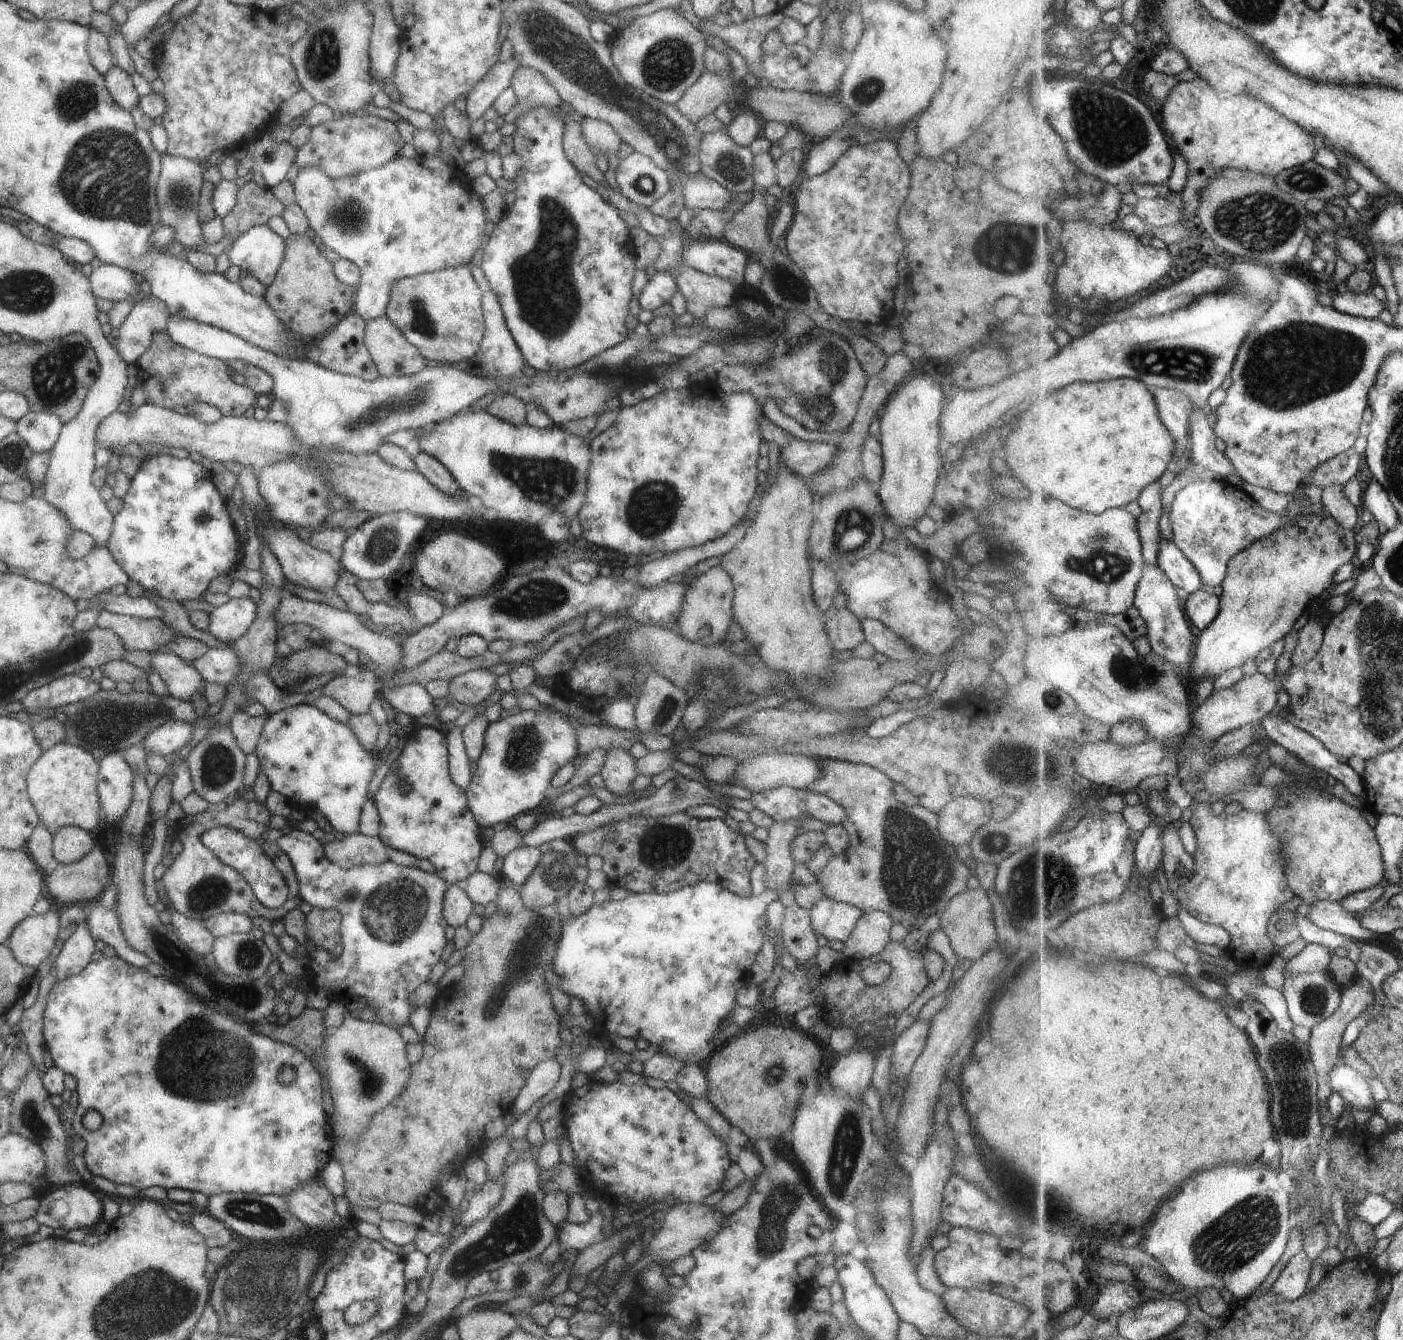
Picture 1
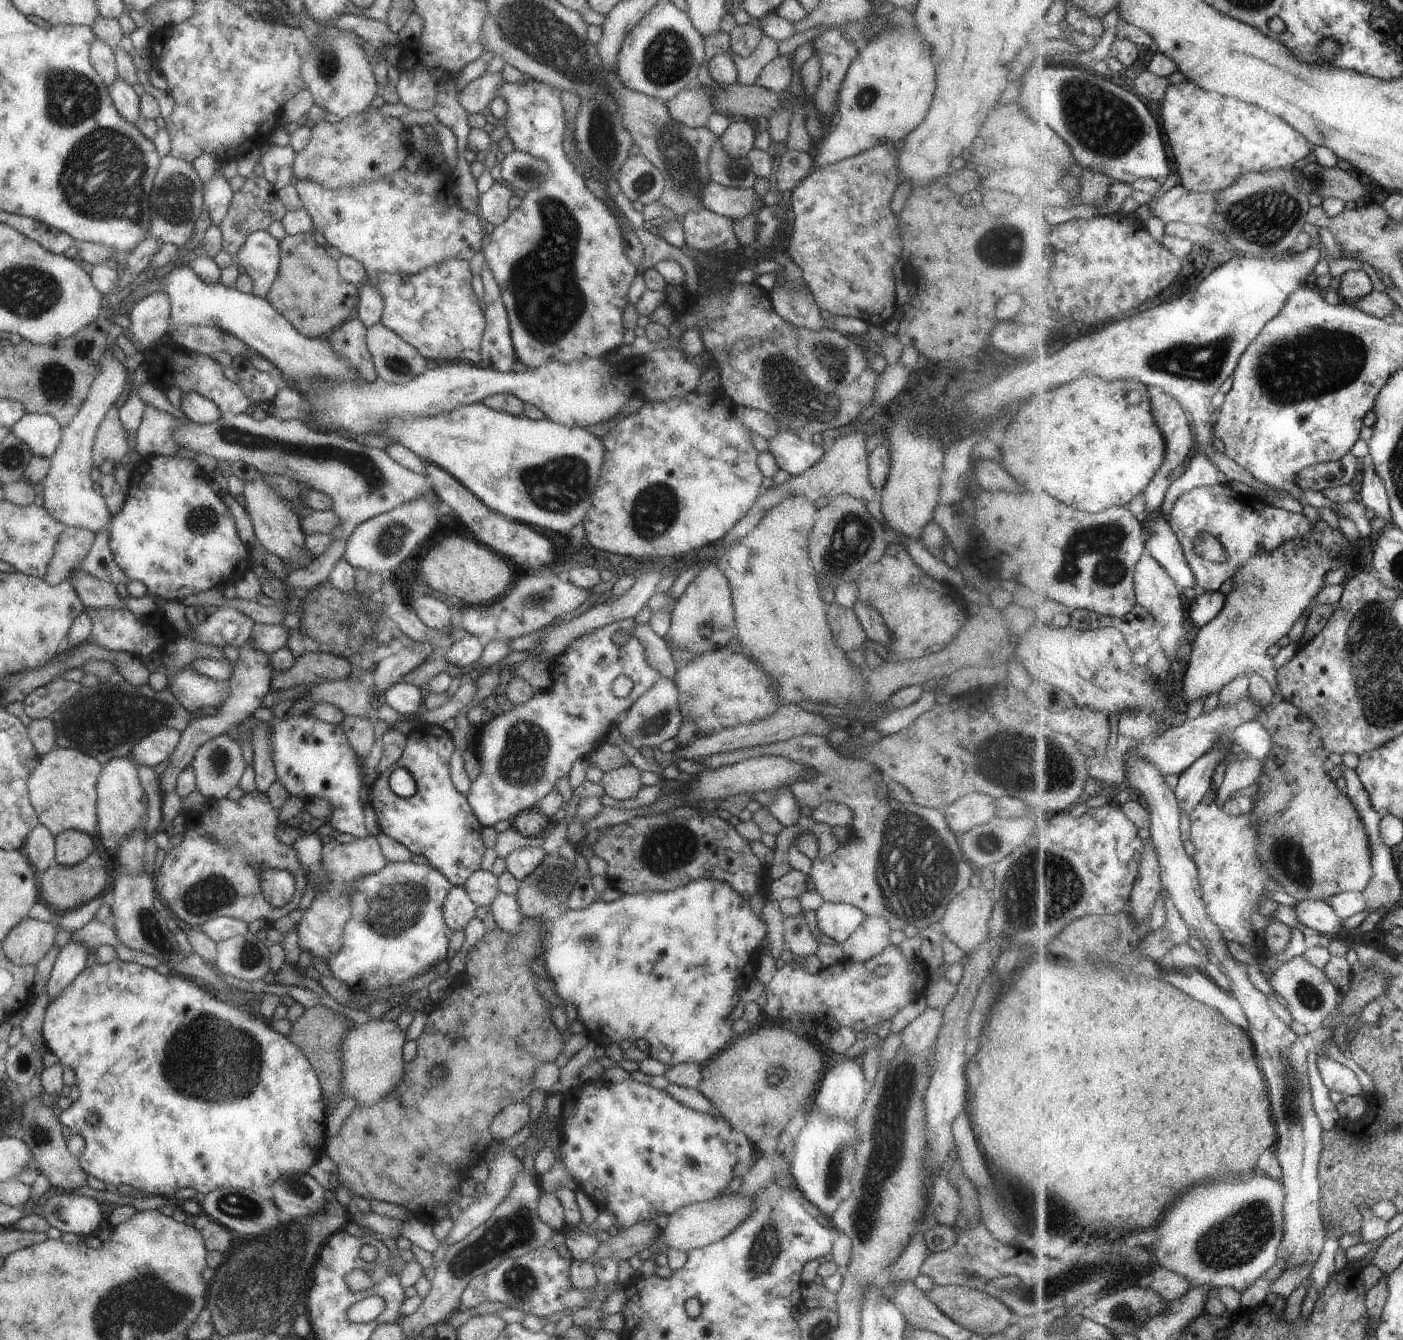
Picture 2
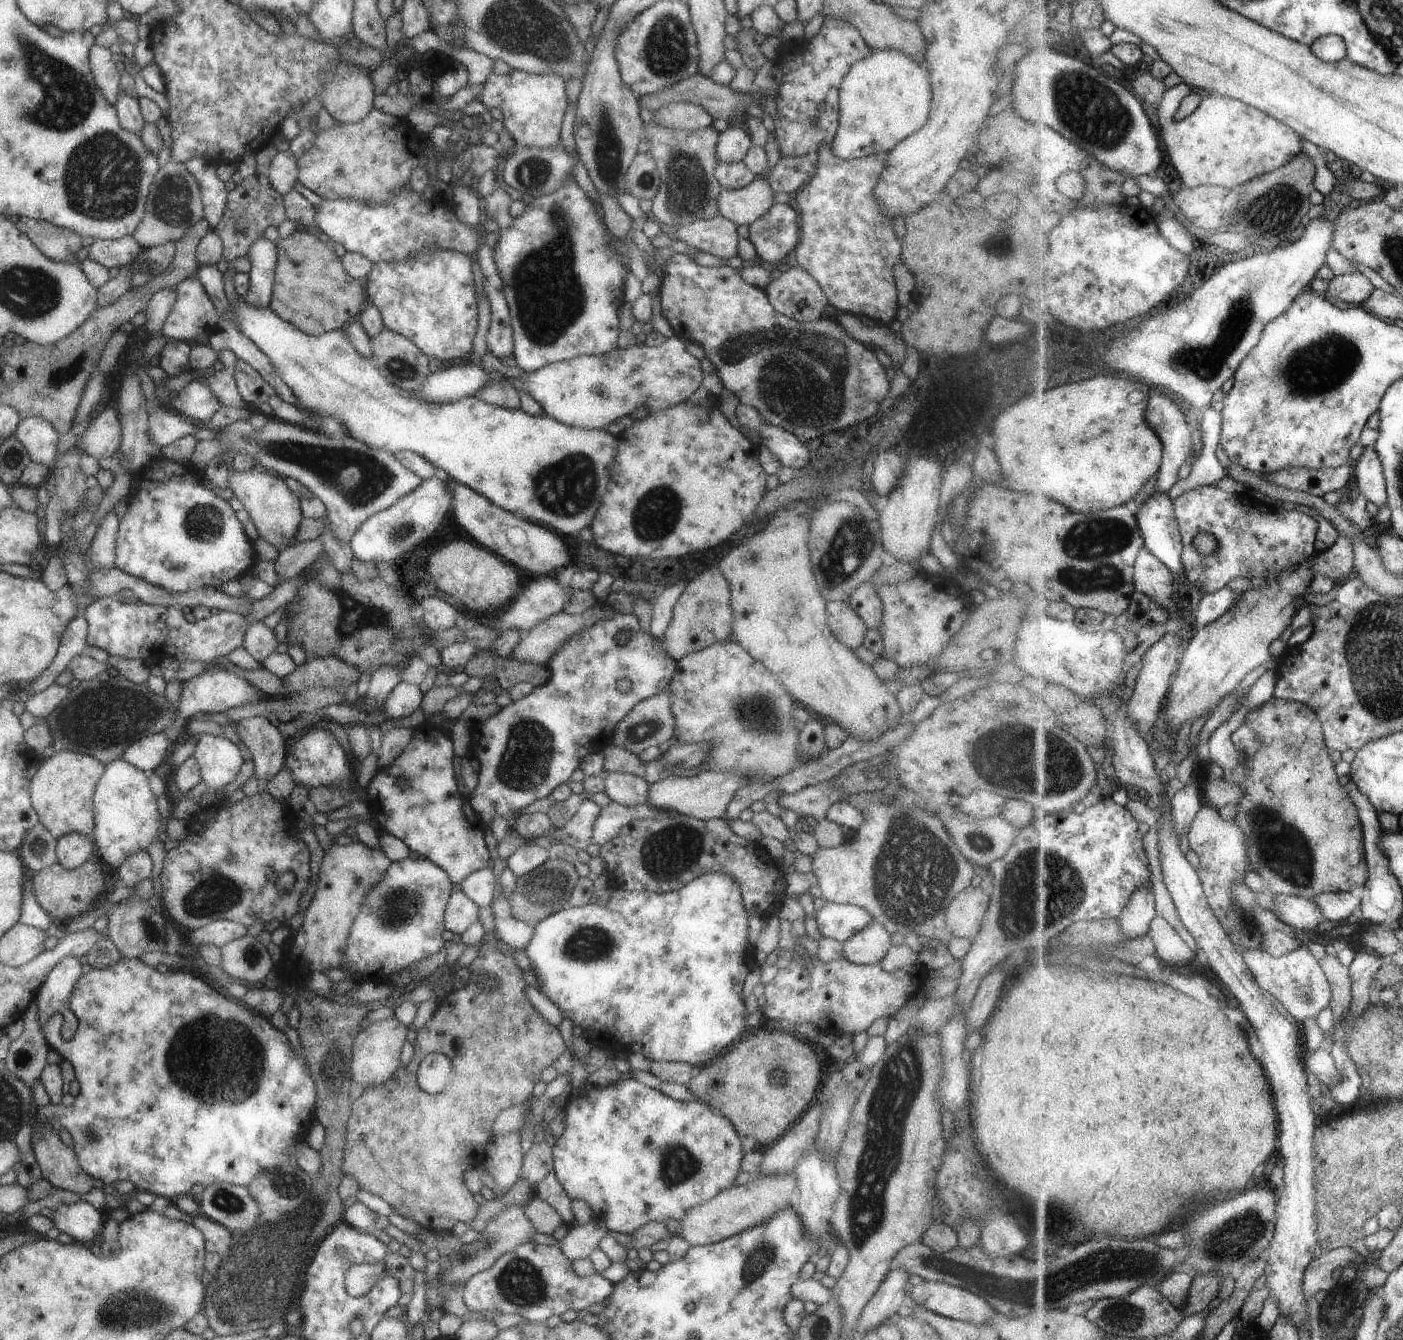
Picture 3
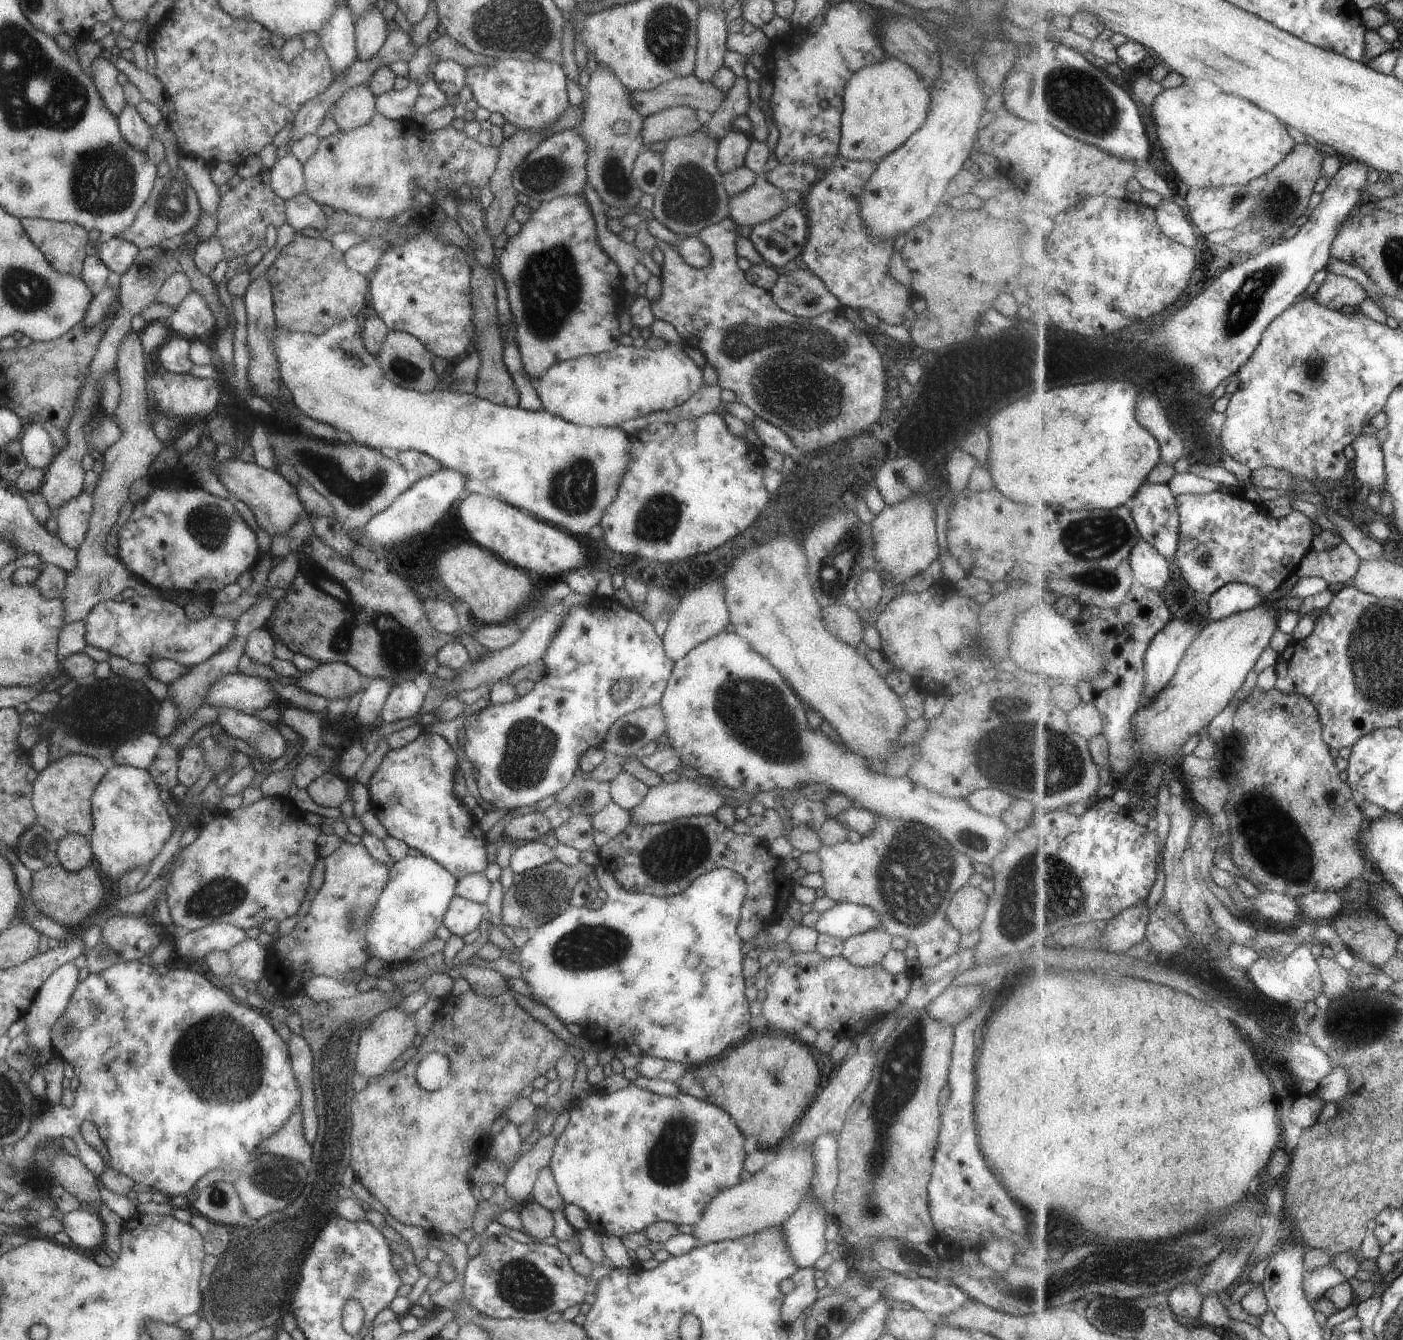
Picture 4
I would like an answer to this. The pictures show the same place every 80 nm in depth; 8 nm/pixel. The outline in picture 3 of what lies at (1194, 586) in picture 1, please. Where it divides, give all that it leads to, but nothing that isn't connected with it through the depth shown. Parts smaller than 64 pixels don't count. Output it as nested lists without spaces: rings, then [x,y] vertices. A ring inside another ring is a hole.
[[[1168,492],[1153,494],[1145,504],[1133,506],[1145,547],[1181,579],[1185,579],[1183,540]]]

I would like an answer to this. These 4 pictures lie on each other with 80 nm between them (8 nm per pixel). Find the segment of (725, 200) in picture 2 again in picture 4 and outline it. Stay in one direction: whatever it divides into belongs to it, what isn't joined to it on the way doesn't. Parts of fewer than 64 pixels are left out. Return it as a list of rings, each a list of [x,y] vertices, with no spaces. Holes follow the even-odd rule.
[[[763,171],[756,176],[749,188],[735,196],[727,196],[727,217],[735,226],[755,226],[777,216],[787,202],[781,190],[773,188],[763,178]]]

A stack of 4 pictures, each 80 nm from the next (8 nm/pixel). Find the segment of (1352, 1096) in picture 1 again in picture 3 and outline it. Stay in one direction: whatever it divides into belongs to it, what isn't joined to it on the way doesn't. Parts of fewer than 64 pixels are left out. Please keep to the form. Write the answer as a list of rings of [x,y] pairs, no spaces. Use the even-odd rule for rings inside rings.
[[[1325,1045],[1319,1046],[1314,1052],[1305,1053],[1305,1066],[1308,1072],[1313,1073],[1327,1087],[1339,1086],[1339,1082],[1347,1078],[1343,1072],[1339,1072],[1331,1049],[1326,1048]]]

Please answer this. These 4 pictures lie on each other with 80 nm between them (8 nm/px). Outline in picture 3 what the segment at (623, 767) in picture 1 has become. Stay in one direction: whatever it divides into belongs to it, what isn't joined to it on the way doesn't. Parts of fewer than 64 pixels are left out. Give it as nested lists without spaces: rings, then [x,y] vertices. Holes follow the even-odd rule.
[[[609,773],[604,780],[604,790],[611,802],[624,807],[636,807],[646,802],[649,784],[641,777],[629,773]]]

